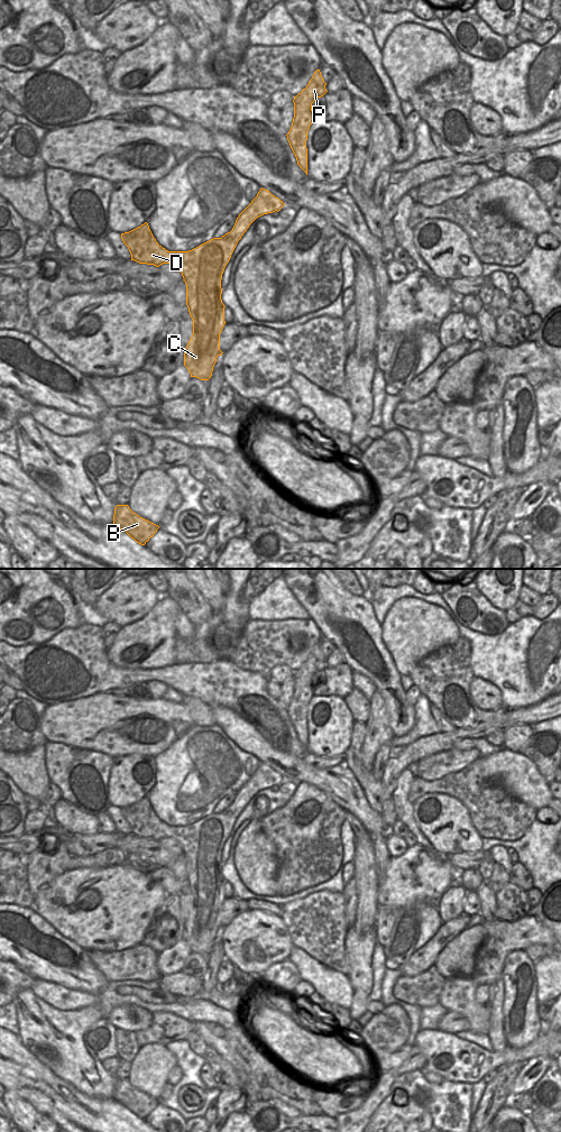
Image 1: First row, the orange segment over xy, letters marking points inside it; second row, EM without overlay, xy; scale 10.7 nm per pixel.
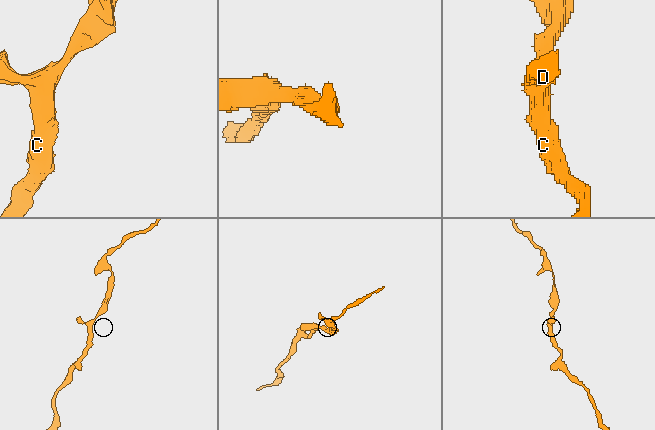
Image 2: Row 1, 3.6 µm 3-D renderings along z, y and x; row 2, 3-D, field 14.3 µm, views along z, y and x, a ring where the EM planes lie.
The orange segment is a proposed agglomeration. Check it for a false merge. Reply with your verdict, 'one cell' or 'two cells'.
one cell

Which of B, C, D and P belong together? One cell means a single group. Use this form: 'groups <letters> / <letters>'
groups B C D P

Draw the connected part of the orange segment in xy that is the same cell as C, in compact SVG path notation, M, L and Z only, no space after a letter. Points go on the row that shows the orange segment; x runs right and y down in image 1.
M261 187L257 196L239 214L230 232L221 238L213 238L188 251L168 251L159 246L147 222L129 232L121 233L121 239L131 254L131 260L156 267L163 264L173 264L182 273L186 284L186 305L193 320L193 334L184 350L184 366L188 369L191 377L209 380L217 358L223 353L220 350L220 333L226 324L226 306L221 300L221 279L238 241L257 218L275 211L278 212L284 205L283 201Z

